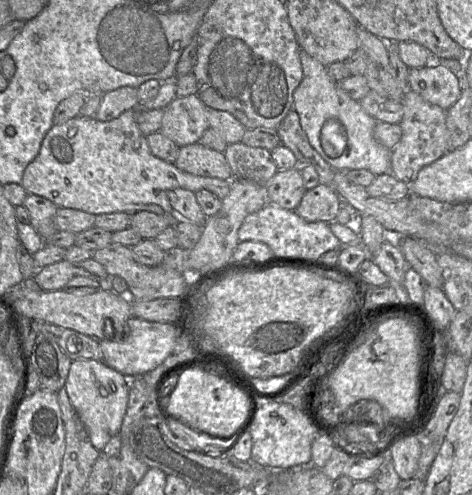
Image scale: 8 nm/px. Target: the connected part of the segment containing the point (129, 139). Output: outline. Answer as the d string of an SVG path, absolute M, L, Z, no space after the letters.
M174 80L162 82L157 96L149 102L123 112L119 117L102 122L92 117L78 115L63 124L52 125L46 133L38 155L30 162L23 174L21 185L28 194L44 197L59 208L76 209L93 215L125 212L135 214L148 211L158 215L173 212L167 192L183 188L196 193L205 189L220 200L230 192L231 181L202 177L179 170L174 164L167 163L154 156L149 148L147 137L141 133L136 123L139 109L164 109L176 98Z

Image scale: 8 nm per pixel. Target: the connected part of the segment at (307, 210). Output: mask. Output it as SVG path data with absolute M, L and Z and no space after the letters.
M319 183L311 190L306 190L301 202L294 210L307 222L333 222L341 207L341 199L330 187Z

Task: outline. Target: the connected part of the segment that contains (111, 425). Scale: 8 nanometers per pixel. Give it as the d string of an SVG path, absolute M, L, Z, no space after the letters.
M75 360L71 363L64 387L72 406L79 415L88 433L92 445L101 452L108 441L120 432L128 404L130 380L108 366L104 361Z

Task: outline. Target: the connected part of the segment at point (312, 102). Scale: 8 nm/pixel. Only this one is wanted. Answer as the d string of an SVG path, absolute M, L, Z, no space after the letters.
M305 51L299 53L303 69L303 79L293 94L293 109L299 116L302 130L310 145L335 171L351 171L366 169L375 176L387 174L391 168L391 150L379 144L373 136L377 121L367 114L359 101L353 100L338 87L328 75L327 67L308 55Z

